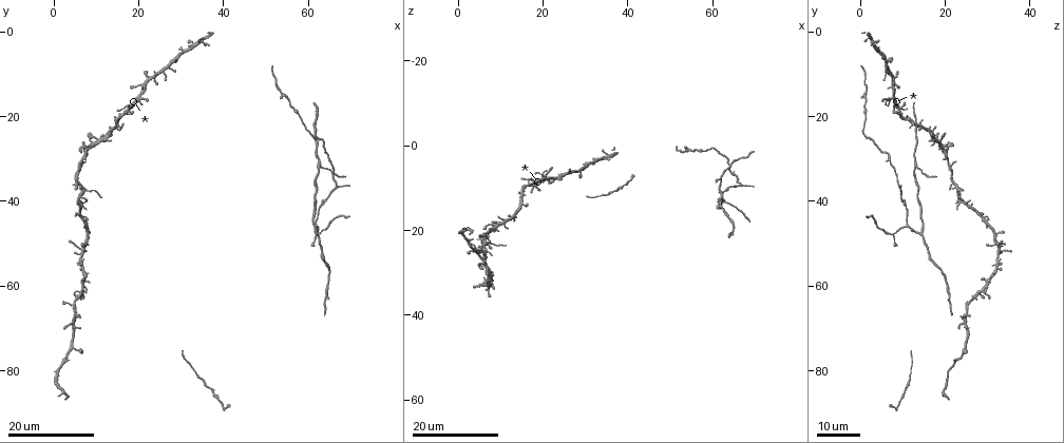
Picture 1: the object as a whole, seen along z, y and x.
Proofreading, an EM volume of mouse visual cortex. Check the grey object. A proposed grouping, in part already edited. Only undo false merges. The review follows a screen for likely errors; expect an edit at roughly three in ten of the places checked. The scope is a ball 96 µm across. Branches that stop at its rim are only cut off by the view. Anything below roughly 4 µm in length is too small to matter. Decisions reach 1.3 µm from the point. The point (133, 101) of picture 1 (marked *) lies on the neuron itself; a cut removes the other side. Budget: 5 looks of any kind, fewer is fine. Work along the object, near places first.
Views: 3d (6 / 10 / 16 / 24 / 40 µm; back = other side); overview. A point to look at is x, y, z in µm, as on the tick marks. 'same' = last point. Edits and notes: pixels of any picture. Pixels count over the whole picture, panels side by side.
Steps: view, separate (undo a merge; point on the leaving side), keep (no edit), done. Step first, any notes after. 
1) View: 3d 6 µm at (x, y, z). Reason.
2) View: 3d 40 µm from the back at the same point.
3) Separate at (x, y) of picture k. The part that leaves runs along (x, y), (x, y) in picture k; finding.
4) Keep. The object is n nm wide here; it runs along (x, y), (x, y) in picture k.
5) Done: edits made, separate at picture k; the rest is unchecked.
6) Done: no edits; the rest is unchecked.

View: 3d 16 µm at (20.0, 16.0, 7.5). Four-way junction.

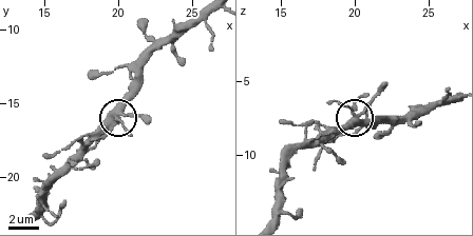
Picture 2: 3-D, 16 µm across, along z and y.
View: 3d 6 µm at (20.2, 15.4, 7.6).

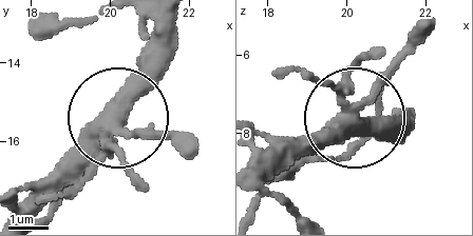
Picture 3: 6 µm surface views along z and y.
View: 3d 6 µm from the back at (20.30, 15.35, 7.70). Other side.

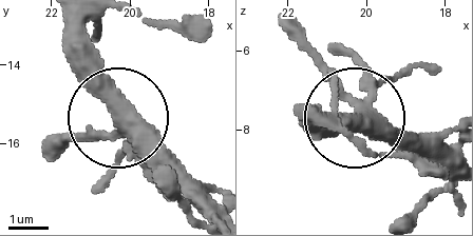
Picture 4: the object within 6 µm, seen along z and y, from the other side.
Keep. 4 arms meet here; it runs along (178, 163), (125, 119), (43, 143) in picture 4; one neuron here.

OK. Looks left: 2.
View: 3d 24 µm at (9.0, 27.5, 19.5). Four or more arms meet.

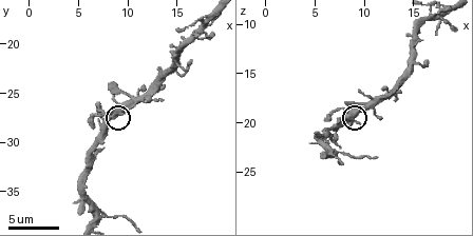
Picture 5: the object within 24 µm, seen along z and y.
View: 3d 6 µm at (8.4, 27.4, 19.0).

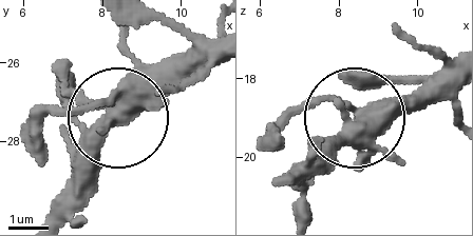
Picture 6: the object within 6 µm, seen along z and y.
Keep. It runs along (210, 42), (130, 102), (42, 112) in picture 6; all the same neuron.

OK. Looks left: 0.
Done: no edits; the rest is unchecked.

